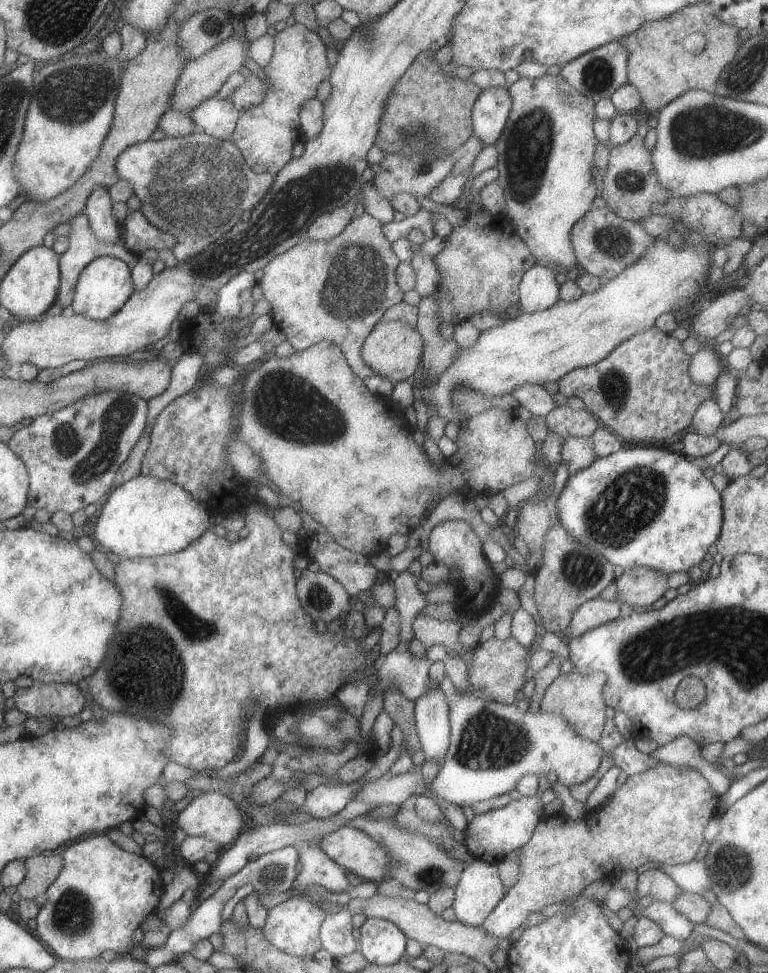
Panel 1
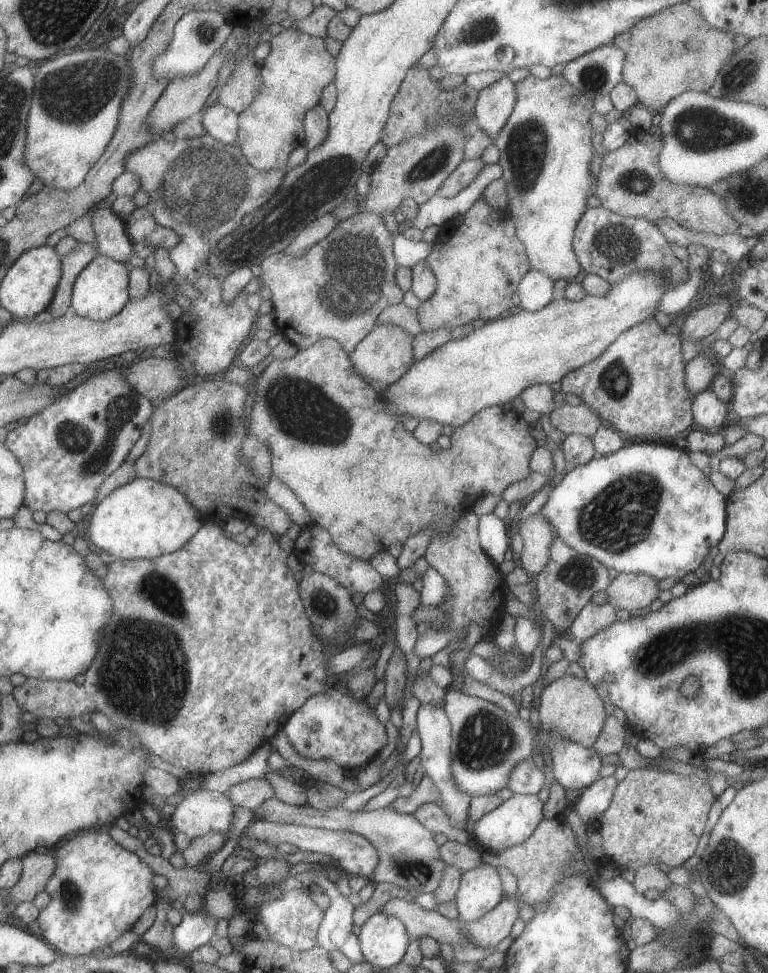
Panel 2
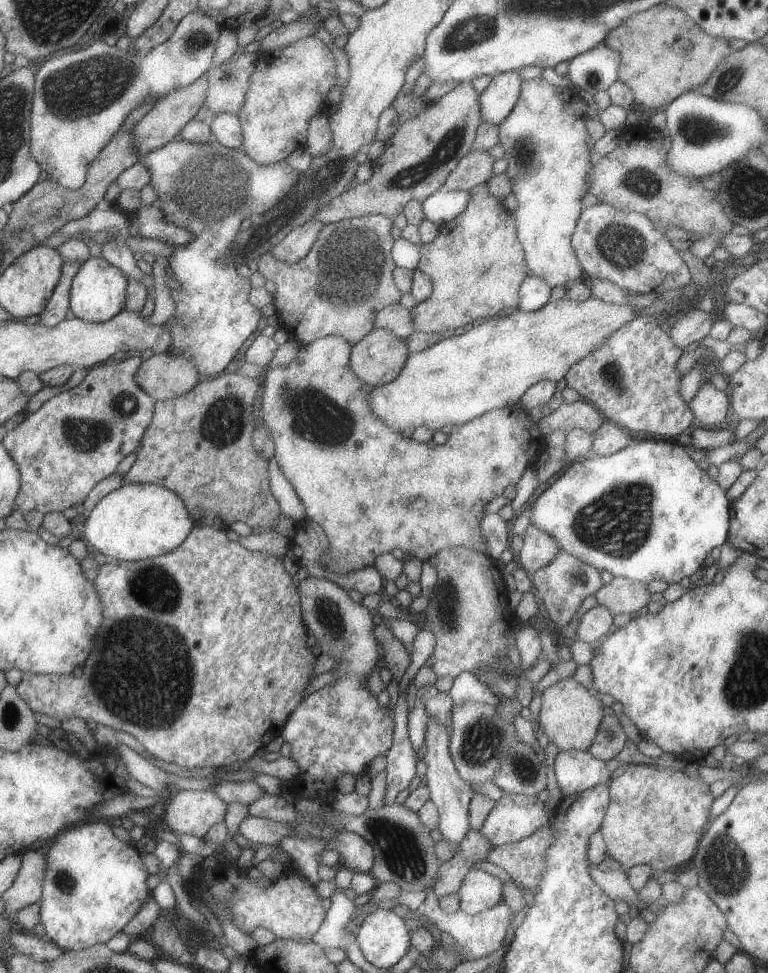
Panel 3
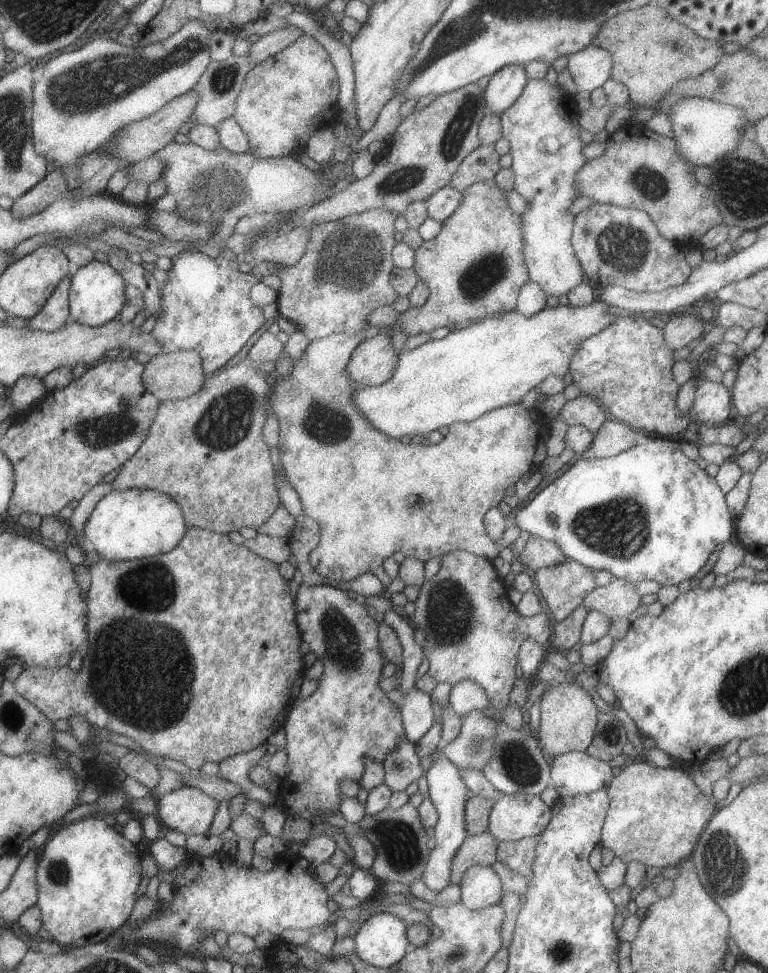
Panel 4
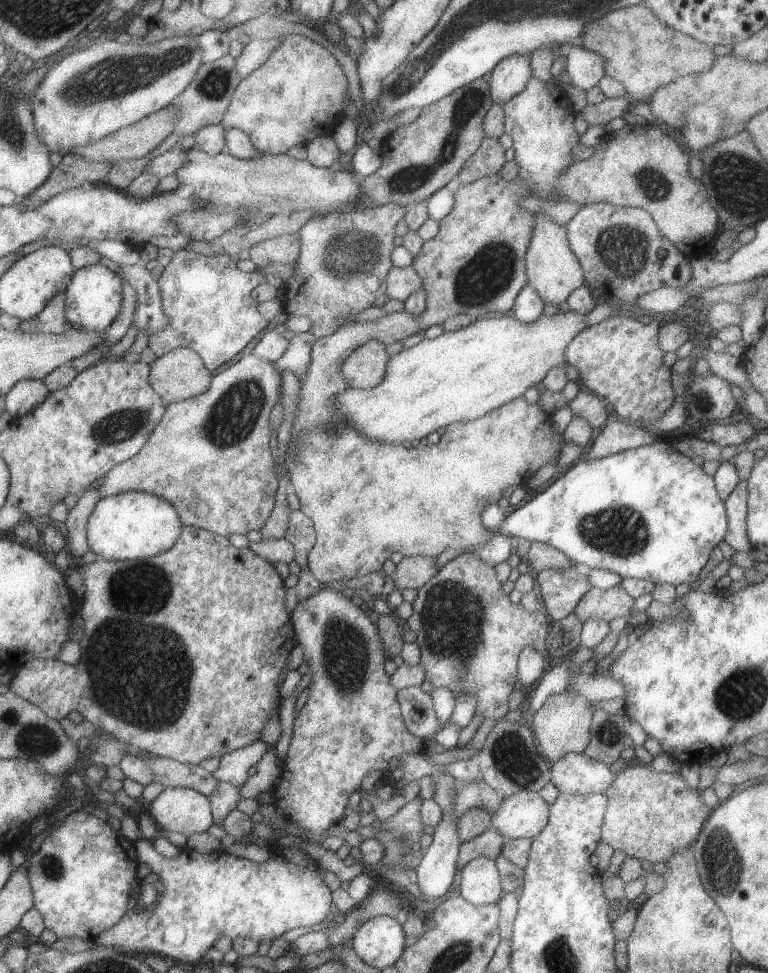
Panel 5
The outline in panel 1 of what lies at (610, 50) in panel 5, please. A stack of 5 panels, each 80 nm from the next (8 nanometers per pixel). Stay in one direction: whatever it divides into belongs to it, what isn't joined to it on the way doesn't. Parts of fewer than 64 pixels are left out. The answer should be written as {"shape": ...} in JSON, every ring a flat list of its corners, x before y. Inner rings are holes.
{"shape":[[707,2,684,6,658,21,644,22,637,30,619,39,627,49,627,78,640,94,645,113,659,112,662,106,687,88,713,92,715,82,738,51,737,28,723,24,712,15]]}

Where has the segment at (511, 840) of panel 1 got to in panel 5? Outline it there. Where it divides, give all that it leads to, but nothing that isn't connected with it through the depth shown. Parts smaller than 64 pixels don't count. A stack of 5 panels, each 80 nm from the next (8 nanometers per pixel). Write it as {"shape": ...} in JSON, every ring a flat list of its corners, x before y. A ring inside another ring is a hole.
{"shape":[[519,791,517,794,502,798,502,803,491,815,492,828,509,840,532,839,543,830,549,818,548,804,531,791]]}

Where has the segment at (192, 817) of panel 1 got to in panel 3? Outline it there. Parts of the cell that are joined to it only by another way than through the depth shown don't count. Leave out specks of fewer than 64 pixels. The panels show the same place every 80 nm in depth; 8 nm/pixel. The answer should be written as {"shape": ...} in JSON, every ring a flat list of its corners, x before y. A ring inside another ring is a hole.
{"shape":[[182,790,168,795,164,819,175,834,185,833,200,839,225,816,226,802,213,791]]}

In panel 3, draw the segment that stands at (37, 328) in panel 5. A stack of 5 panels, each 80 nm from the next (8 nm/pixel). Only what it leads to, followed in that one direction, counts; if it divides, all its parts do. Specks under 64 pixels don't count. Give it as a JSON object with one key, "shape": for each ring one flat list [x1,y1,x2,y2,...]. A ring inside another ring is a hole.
{"shape":[[64,261,60,279,39,314,39,324,52,327,65,318,65,312,70,308,70,284,79,267,78,262]]}

